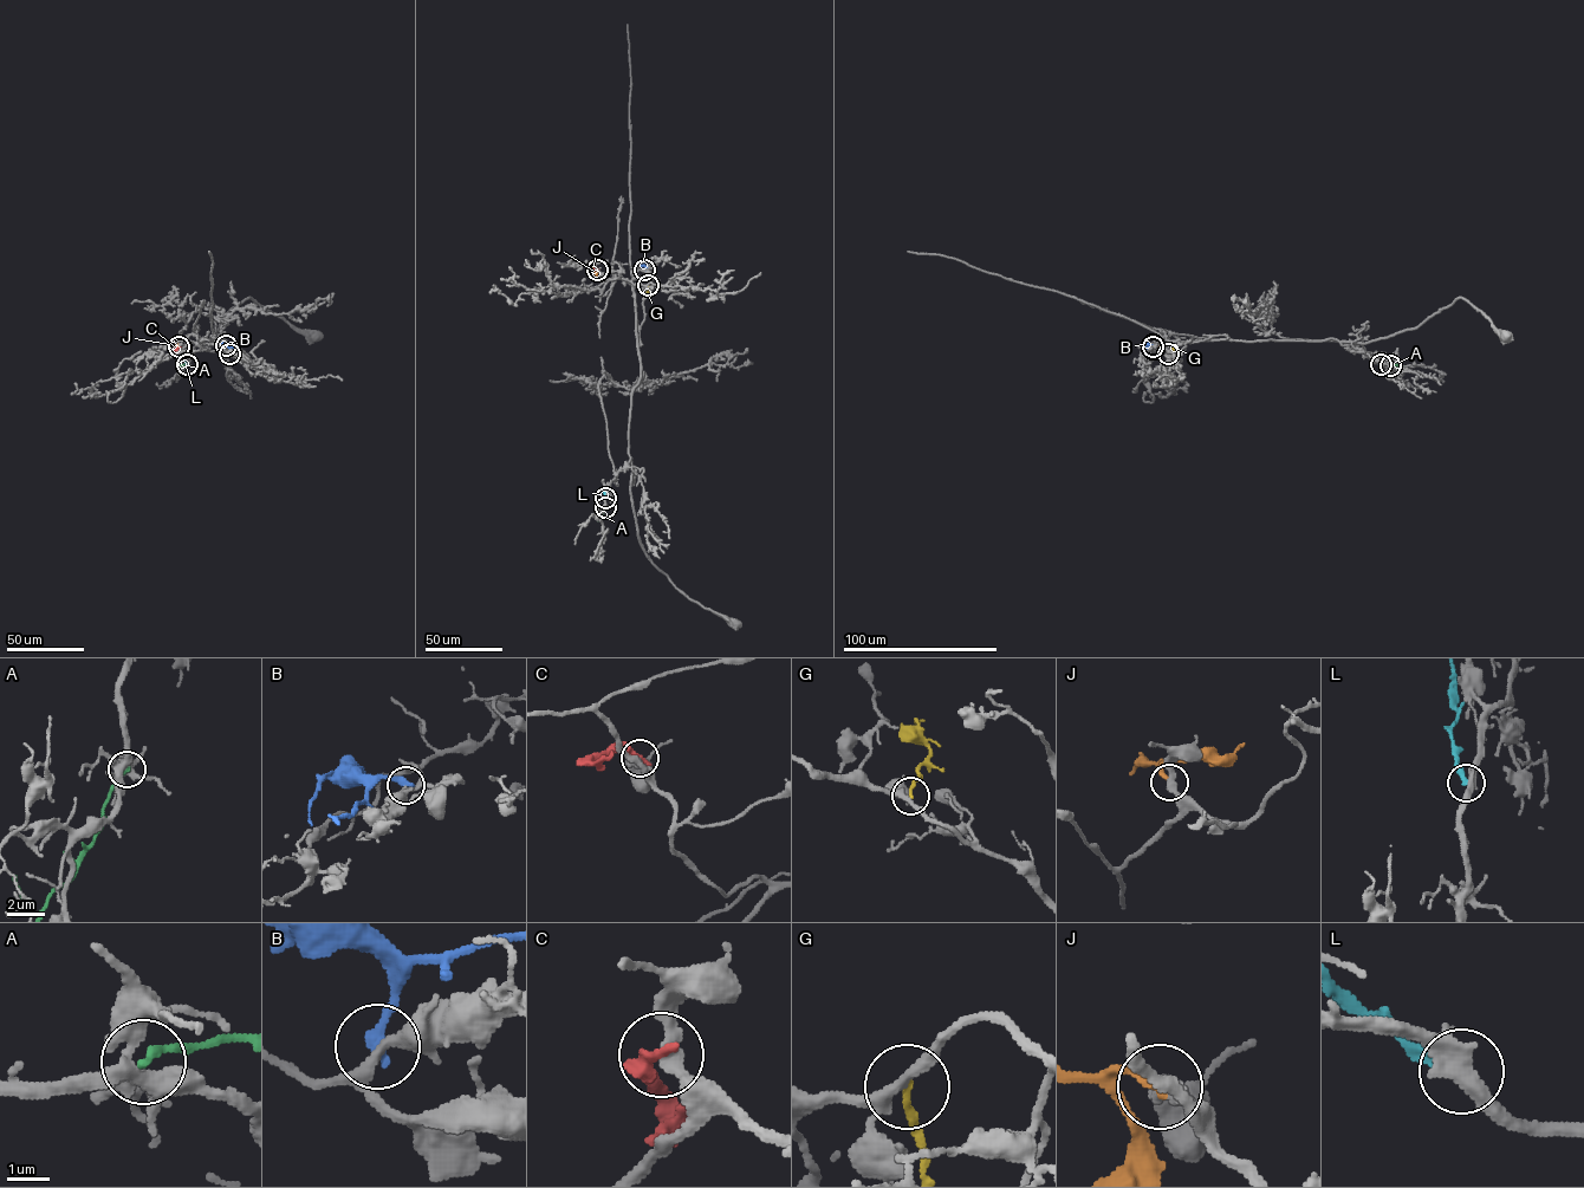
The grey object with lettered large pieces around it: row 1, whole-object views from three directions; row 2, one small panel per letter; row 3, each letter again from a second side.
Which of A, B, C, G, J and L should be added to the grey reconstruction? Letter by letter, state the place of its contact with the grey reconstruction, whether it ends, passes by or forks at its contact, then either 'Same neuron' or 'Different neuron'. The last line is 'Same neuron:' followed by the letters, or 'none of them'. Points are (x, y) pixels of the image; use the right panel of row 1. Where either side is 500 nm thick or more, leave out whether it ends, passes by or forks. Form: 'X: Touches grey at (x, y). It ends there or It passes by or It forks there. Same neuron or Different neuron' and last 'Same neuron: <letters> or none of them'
A: Touches grey at (1390, 365). It ends there. Different neuron
B: Touches grey at (1153, 345). It ends there. Different neuron
C: Touches grey at (1153, 348). It ends there. Different neuron
G: Touches grey at (1168, 354). It ends there. Different neuron
J: Touches grey at (1153, 346). It ends there. Different neuron
L: Touches grey at (1381, 364). It ends there. Different neuron
Same neuron: none of them

